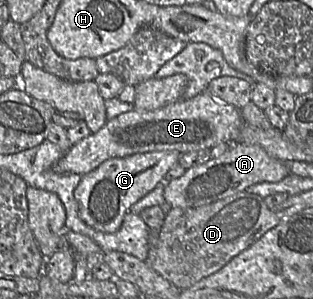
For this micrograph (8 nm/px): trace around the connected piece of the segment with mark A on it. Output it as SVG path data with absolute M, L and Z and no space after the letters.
M233 143L230 148L219 157L187 169L181 177L170 181L164 188L164 206L166 208L196 208L208 205L233 196L255 184L278 182L289 174L290 172L287 165L284 162L271 157L261 146L256 144Z

